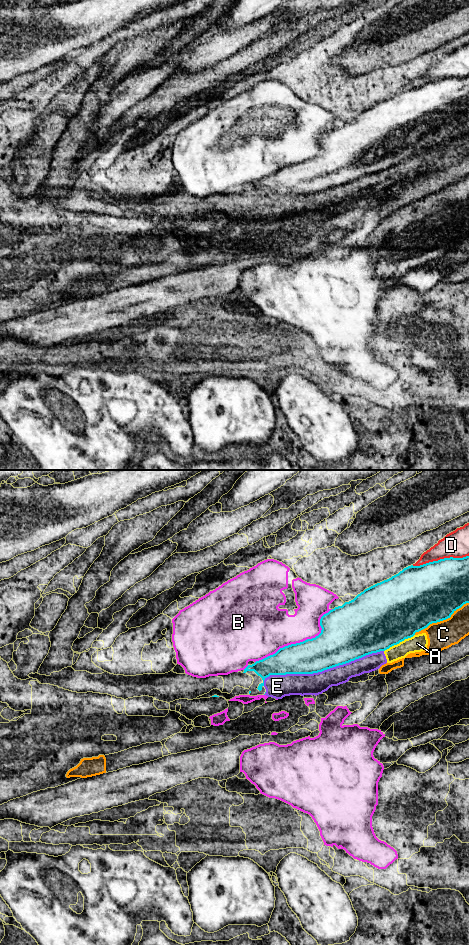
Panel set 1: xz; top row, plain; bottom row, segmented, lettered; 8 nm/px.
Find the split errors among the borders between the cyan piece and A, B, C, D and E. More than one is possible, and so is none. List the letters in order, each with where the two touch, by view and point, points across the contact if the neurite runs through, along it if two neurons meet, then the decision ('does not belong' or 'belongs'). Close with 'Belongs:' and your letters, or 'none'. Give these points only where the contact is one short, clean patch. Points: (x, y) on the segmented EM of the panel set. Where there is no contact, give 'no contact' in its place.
A: meets cyan in xz at (399, 642); does not belong
B: meets cyan in xz at (300, 642); does not belong
C: meets cyan in xz at (441, 620); does not belong
D: meets cyan in xz at (440, 559); does not belong
E: meets cyan in xz at (321, 671); does not belong
Belongs: none

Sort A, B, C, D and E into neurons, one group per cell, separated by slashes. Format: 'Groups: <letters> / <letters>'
Groups: A E / B / C / D

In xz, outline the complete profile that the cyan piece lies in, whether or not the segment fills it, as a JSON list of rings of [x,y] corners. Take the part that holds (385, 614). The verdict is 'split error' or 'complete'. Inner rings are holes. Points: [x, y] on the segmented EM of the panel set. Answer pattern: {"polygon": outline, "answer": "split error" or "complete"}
{"polygon": [[[469,556],[463,558],[453,558],[453,557],[444,558],[420,566],[411,565],[404,568],[402,571],[392,576],[391,578],[365,589],[363,592],[358,594],[353,600],[345,602],[342,606],[335,607],[334,609],[330,610],[328,613],[324,614],[320,619],[320,626],[322,628],[321,633],[315,638],[307,639],[303,642],[291,644],[283,648],[280,648],[275,654],[270,655],[262,660],[256,661],[252,665],[248,665],[244,669],[243,673],[246,673],[247,671],[254,671],[258,676],[260,676],[263,682],[259,684],[257,689],[261,691],[262,687],[264,686],[264,680],[270,675],[313,674],[313,673],[322,672],[324,670],[362,658],[366,655],[377,653],[380,651],[385,651],[390,647],[399,644],[405,639],[413,637],[416,632],[419,632],[427,628],[430,624],[437,623],[450,618],[451,615],[457,609],[461,608],[466,603],[469,603]]], "answer": "complete"}

